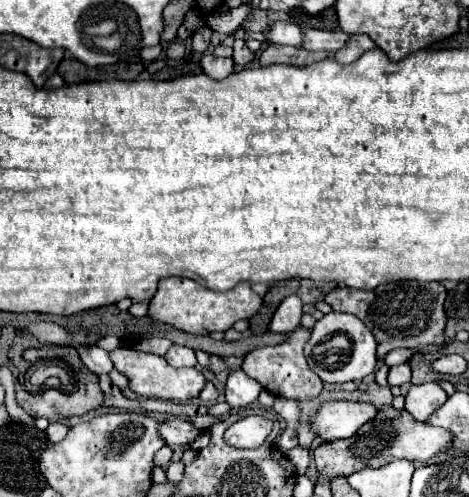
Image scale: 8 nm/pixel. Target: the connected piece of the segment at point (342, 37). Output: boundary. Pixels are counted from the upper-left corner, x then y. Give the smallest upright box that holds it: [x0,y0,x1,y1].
[303,28,349,52]

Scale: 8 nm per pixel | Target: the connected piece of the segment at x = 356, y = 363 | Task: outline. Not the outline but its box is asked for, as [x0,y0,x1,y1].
[305,312,377,384]

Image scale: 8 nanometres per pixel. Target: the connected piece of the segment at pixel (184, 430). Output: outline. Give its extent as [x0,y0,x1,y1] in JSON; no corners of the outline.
[159,418,201,446]

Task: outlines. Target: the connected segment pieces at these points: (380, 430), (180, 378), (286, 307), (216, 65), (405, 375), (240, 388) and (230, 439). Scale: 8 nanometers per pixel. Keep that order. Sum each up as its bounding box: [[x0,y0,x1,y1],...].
[[315,406,451,480],[109,348,205,400],[269,294,303,334],[201,54,235,80],[389,364,411,386],[225,368,263,408],[225,416,271,448]]

